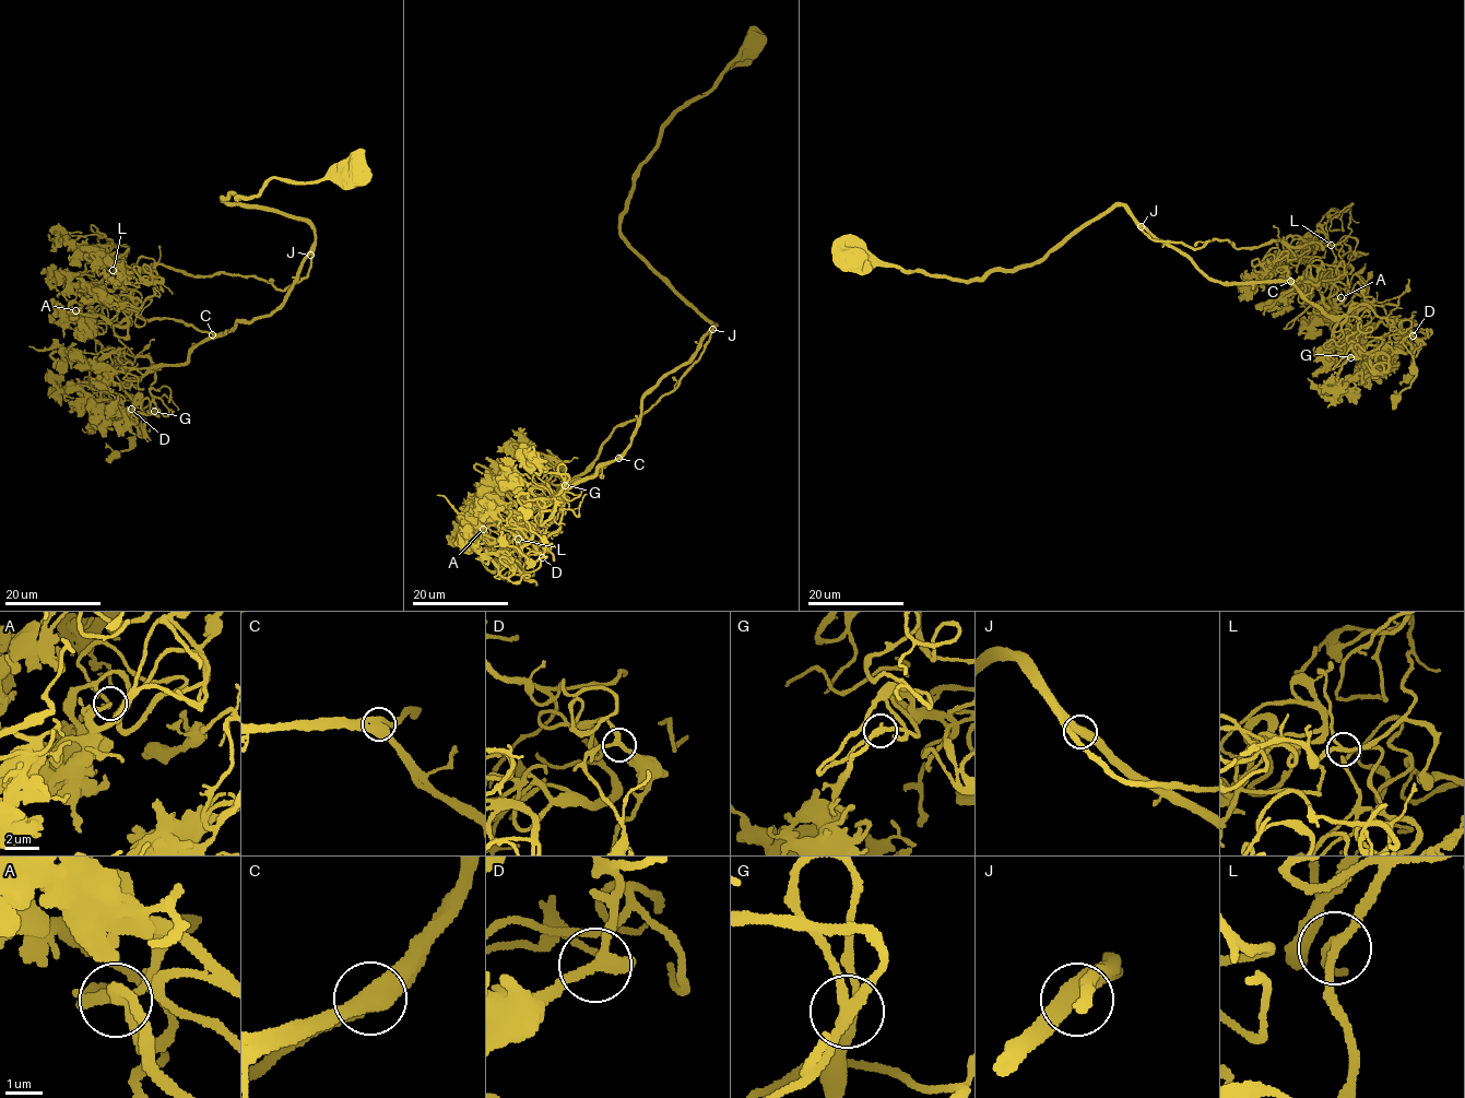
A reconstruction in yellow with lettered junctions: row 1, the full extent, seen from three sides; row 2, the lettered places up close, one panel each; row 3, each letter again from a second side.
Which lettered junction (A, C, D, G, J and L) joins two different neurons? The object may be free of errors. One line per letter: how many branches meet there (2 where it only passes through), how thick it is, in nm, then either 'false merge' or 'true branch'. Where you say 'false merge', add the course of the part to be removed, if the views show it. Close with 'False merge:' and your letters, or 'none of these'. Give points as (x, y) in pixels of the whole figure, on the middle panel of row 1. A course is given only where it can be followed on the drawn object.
A: branches 2; calibre 200 nm; true branch
C: branches 2; calibre 360 nm; true branch
D: branches 3; calibre 240 nm; true branch
G: branches 3; calibre 280 nm; true branch
J: branches 2; calibre 440 nm; true branch
L: branches 3; calibre 200 nm; true branch
False merge: none of these

